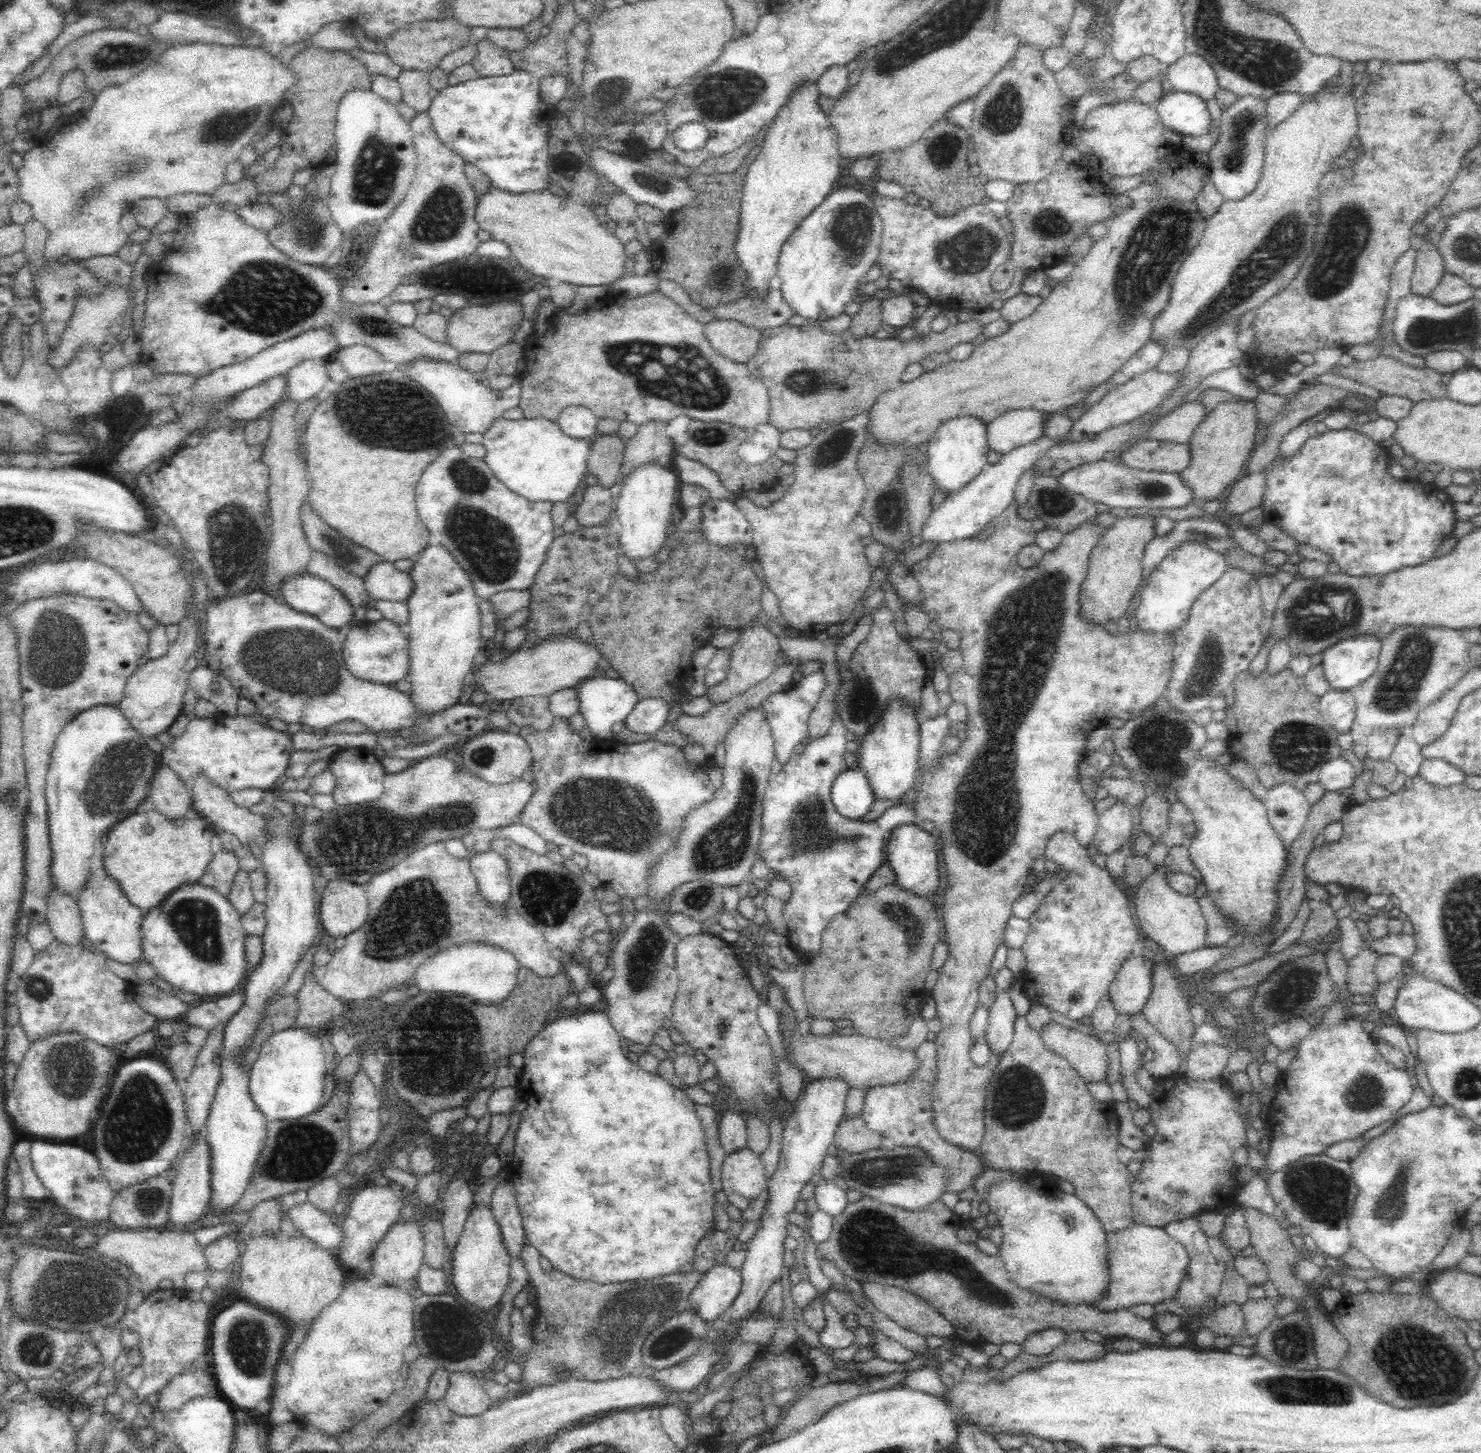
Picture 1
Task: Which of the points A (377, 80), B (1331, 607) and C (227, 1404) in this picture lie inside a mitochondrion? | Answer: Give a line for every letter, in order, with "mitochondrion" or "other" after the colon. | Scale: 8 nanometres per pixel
A: other
B: mitochondrion
C: other

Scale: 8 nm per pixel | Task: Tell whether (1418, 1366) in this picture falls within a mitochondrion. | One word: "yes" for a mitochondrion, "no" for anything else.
yes

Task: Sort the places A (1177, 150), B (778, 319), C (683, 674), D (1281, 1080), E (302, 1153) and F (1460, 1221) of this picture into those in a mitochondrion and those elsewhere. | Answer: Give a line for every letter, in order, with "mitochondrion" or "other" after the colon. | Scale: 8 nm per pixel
A: other
B: other
C: other
D: other
E: mitochondrion
F: other

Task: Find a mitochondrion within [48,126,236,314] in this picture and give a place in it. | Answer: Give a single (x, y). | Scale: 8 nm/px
(81, 205)

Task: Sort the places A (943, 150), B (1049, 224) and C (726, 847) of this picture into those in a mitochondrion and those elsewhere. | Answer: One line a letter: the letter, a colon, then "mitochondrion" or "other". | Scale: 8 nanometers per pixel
A: mitochondrion
B: mitochondrion
C: mitochondrion

